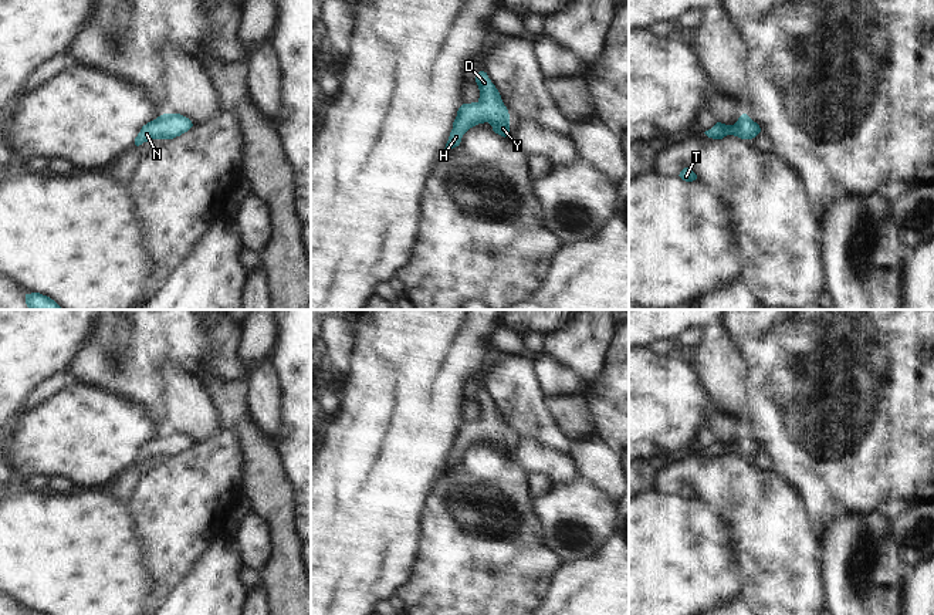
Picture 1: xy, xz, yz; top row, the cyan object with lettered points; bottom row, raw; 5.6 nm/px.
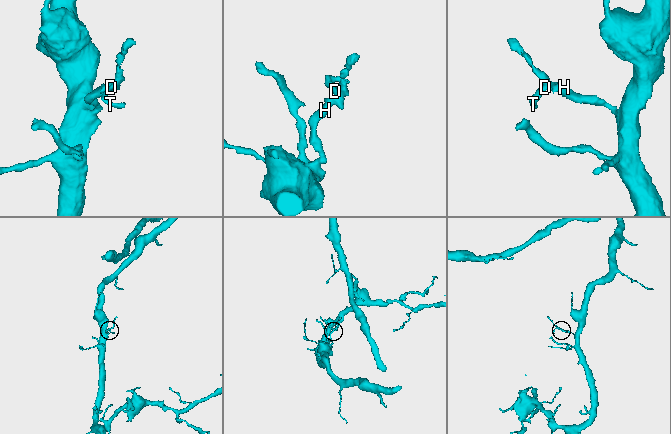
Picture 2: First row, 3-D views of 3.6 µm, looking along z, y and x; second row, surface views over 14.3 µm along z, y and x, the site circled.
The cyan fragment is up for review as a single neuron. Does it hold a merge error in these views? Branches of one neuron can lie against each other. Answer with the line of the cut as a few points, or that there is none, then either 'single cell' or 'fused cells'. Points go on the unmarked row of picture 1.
cut none; single cell

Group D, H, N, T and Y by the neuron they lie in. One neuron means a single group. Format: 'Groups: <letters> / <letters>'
Groups: D H N T Y

